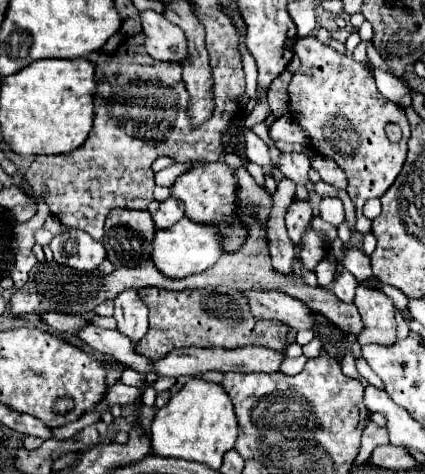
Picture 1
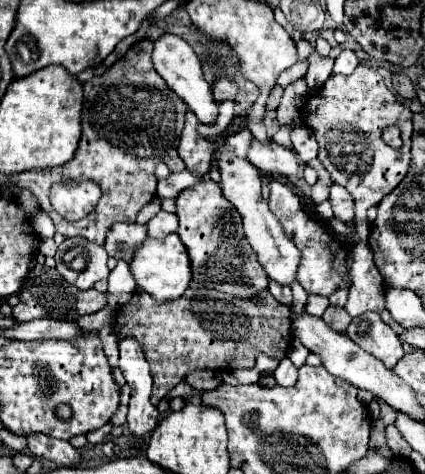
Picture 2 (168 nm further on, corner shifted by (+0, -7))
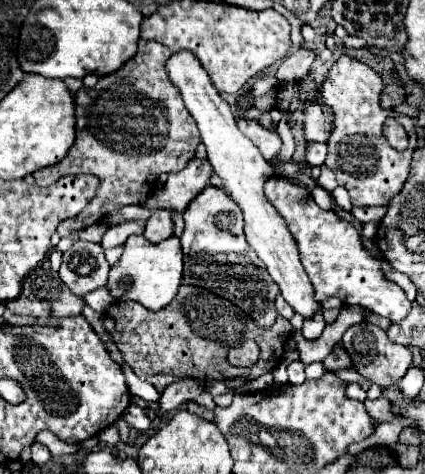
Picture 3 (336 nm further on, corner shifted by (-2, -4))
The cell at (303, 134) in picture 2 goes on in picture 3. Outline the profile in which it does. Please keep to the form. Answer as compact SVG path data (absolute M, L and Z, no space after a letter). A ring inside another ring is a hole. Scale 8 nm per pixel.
M307 144L307 152L305 152L305 158L311 166L323 166L325 162L325 156L327 156L327 146L325 144Z

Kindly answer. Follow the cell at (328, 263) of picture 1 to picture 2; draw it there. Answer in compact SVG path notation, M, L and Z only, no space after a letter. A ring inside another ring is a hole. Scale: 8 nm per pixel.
M313 293L313 295L309 295L309 297L307 297L305 311L307 311L309 315L321 317L321 315L323 315L323 311L325 311L327 307L329 307L329 299L327 299L325 295L317 295L317 293Z

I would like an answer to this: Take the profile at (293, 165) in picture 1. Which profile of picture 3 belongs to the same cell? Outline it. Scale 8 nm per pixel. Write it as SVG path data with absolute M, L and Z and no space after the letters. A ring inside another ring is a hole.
M239 118L239 120L237 120L237 126L239 126L239 130L261 150L261 154L263 154L265 160L271 160L273 154L279 152L279 148L281 148L281 138L279 138L277 132L265 130L263 126L259 126L259 122L247 120L247 118Z

